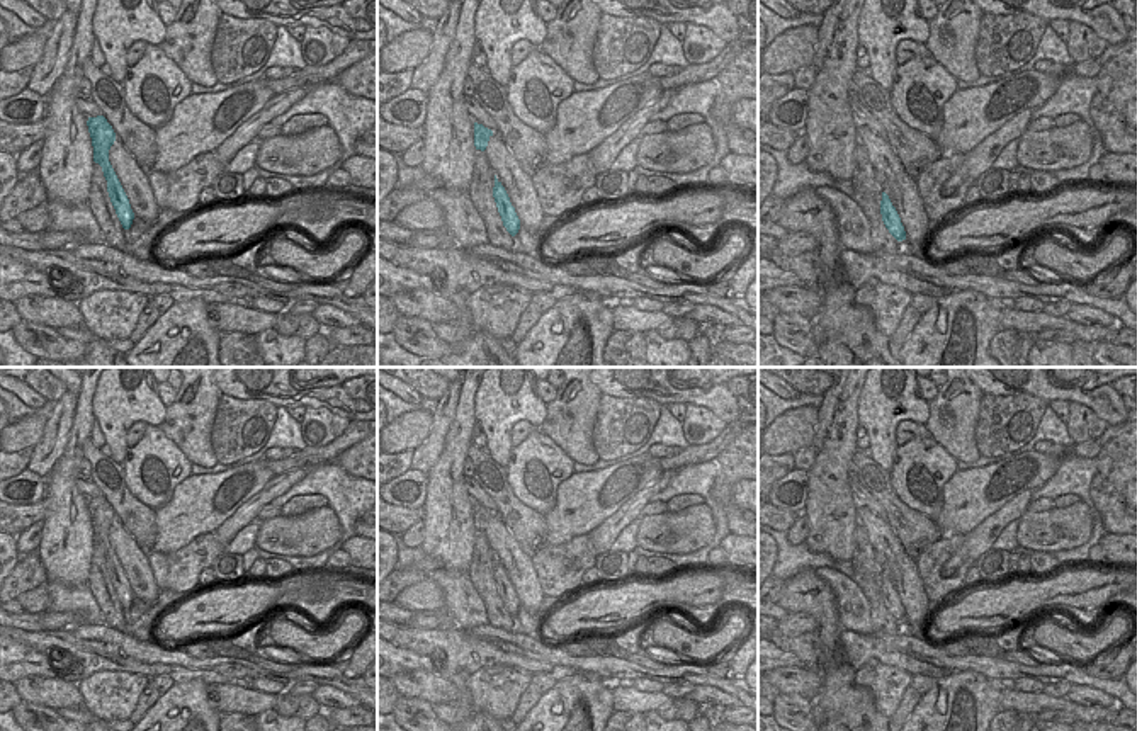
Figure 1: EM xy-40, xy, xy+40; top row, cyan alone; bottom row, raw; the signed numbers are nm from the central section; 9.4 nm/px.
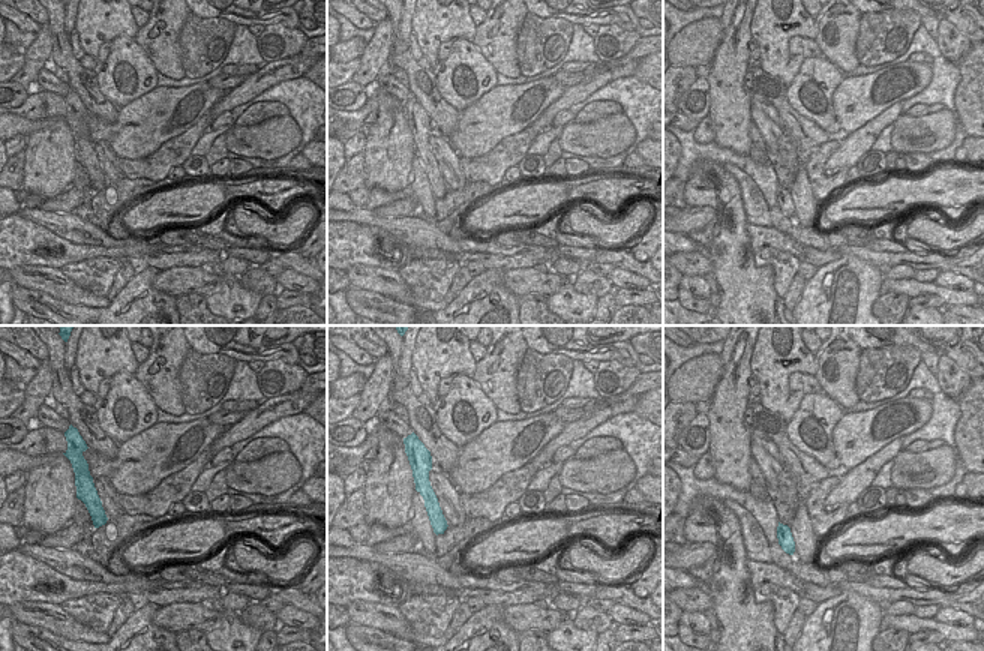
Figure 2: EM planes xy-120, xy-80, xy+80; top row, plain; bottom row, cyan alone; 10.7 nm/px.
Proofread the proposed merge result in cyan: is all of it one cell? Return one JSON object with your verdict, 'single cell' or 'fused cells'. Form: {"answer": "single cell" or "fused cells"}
{"answer": "single cell"}

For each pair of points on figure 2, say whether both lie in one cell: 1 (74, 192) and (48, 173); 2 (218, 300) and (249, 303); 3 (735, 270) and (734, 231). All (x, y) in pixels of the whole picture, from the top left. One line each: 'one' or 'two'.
1: two
2: one
3: one

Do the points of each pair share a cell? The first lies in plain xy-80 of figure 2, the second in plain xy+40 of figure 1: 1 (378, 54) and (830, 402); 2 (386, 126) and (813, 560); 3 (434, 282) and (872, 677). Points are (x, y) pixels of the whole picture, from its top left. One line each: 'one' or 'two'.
1: one
2: two
3: one

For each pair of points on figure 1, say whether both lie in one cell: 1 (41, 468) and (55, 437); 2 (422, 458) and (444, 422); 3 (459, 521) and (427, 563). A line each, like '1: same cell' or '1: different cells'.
1: same cell
2: same cell
3: different cells

